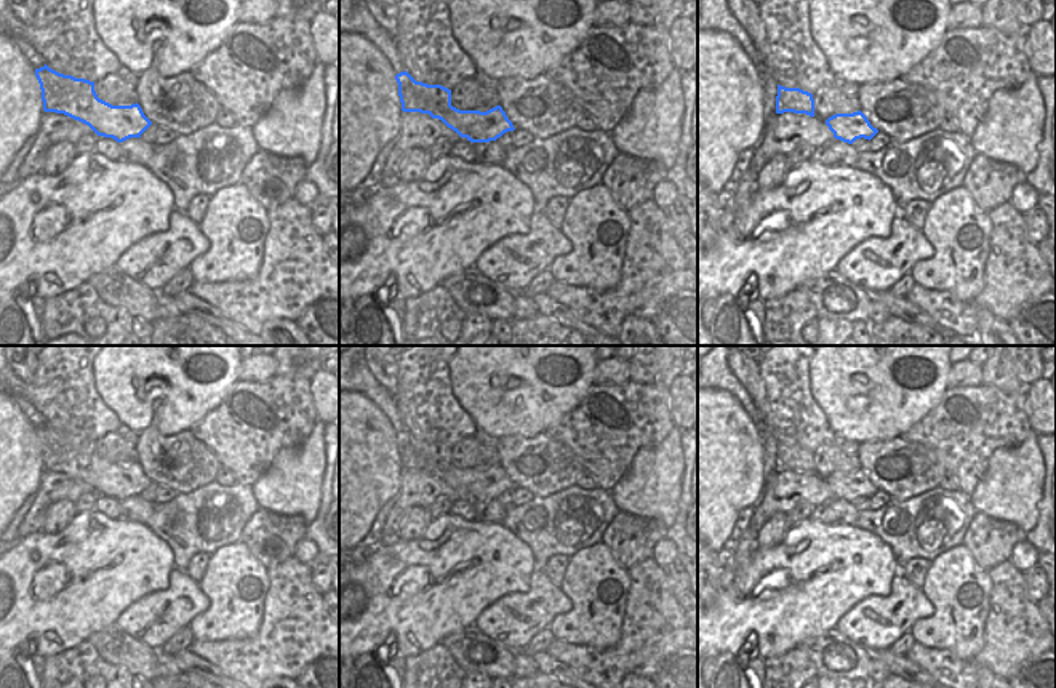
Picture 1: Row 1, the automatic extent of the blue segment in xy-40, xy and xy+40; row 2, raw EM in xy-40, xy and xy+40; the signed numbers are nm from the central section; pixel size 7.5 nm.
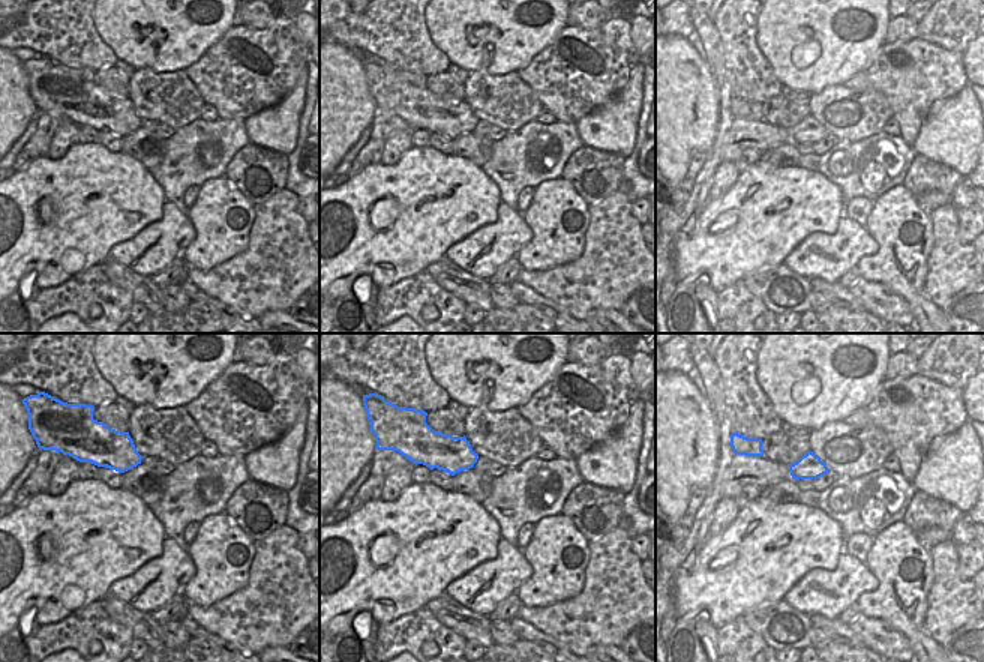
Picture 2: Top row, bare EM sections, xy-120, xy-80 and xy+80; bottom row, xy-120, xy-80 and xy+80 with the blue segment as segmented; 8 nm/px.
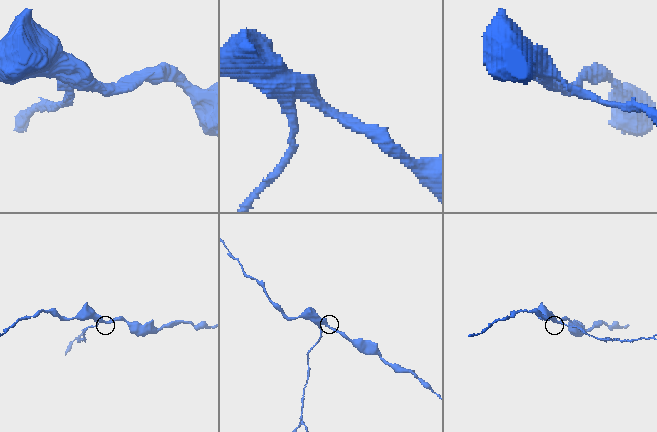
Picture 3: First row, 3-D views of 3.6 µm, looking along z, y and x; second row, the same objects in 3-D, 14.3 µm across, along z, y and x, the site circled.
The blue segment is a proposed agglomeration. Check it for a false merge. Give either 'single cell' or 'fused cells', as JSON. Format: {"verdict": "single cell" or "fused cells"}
{"verdict": "fused cells"}

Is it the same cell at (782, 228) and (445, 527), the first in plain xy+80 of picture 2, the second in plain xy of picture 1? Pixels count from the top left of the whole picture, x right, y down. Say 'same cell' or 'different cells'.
same cell

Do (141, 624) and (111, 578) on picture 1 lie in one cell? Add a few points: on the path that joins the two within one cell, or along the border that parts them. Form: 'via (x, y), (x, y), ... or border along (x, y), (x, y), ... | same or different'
border along (165, 591), (144, 594), (114, 623) | different

